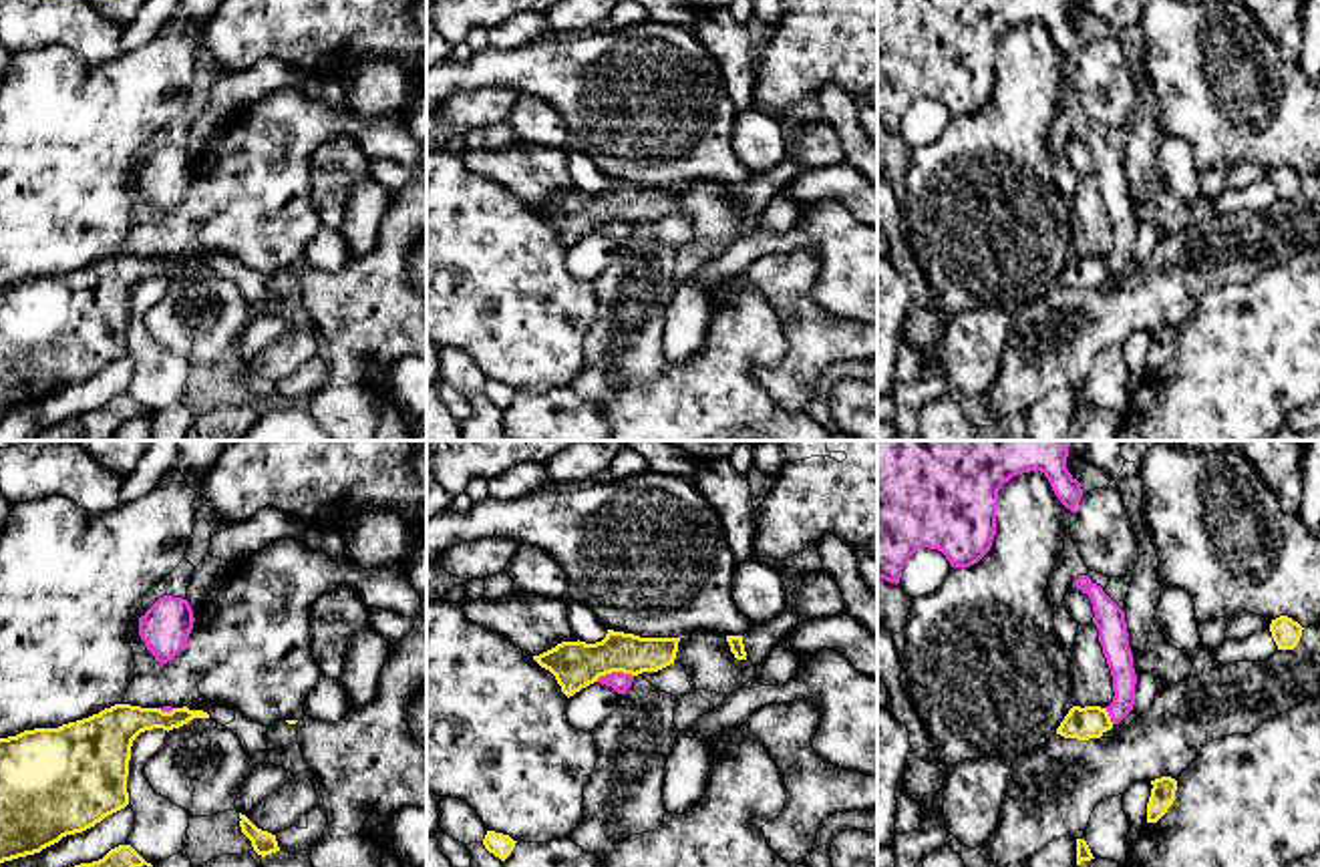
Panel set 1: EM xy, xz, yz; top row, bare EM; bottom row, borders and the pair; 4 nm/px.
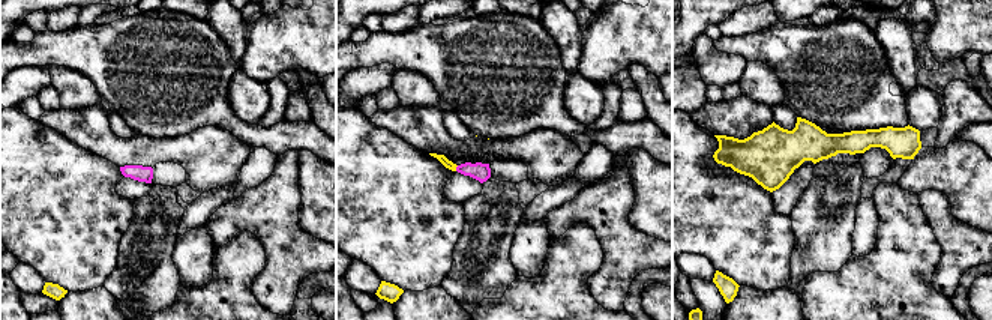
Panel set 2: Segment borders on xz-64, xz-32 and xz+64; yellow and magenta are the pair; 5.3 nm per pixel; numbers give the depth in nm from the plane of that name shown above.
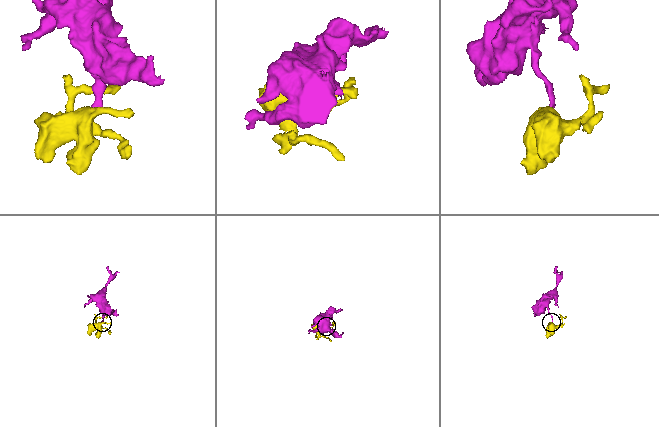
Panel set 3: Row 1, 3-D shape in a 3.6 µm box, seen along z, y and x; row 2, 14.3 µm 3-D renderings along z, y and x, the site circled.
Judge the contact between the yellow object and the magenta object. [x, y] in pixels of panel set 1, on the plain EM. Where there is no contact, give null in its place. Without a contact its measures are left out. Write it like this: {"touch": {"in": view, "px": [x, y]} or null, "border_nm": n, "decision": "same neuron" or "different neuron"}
{"touch": {"in": "xz", "px": [614, 220]}, "border_nm": 150, "decision": "different neuron"}

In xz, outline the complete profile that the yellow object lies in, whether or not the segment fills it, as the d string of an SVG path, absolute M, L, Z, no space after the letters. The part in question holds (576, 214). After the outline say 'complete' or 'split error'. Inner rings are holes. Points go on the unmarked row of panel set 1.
M608 179L602 191L561 191L533 209L555 225L569 247L612 221L638 225L674 213L678 191L680 187L640 187Z; complete

